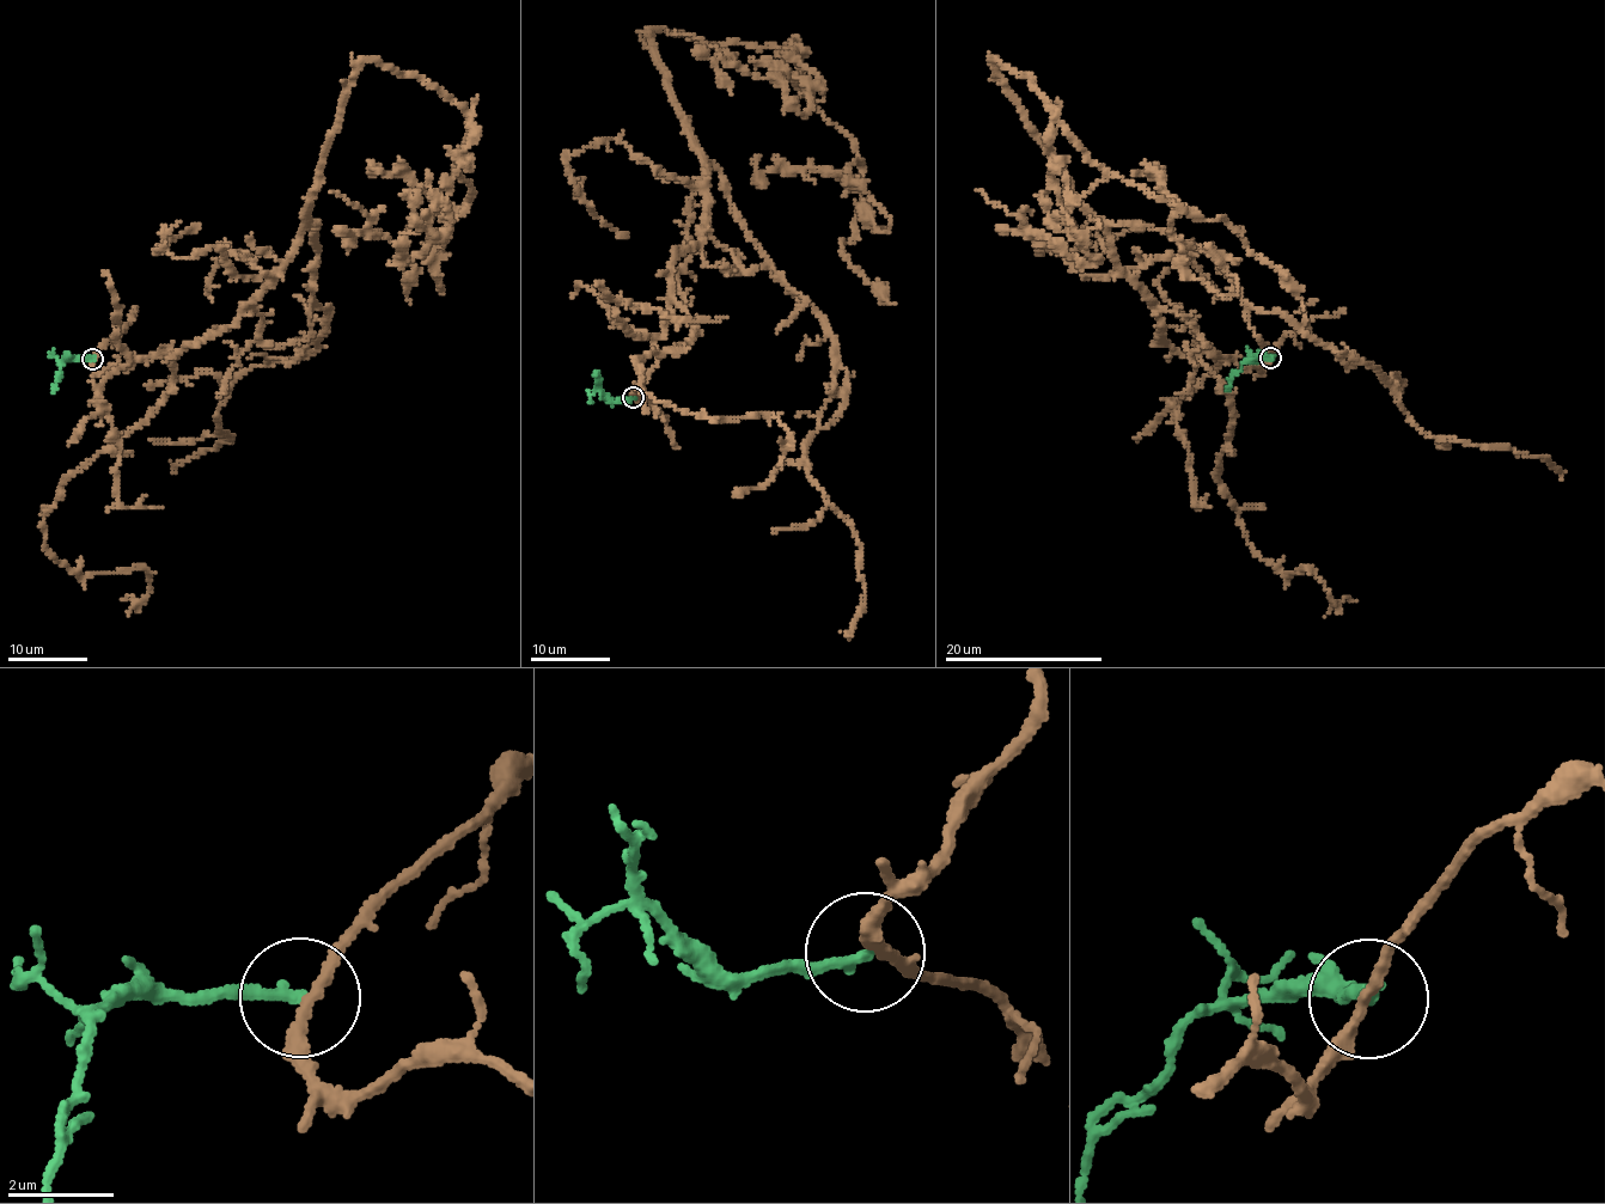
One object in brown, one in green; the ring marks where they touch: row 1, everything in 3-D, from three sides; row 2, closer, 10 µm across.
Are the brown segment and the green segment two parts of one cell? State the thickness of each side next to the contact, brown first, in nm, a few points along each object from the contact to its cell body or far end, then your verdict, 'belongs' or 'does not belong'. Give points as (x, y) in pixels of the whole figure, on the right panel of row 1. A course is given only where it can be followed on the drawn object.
200 nm thick on the brown side, 220 nm on the other; brown runs (1270, 359), (1261, 372), (1173, 352), (993, 60), (1033, 78), (1093, 162), (1240, 226), (1304, 310); green runs (1270, 359), (1250, 358), (1230, 379), (1227, 389); does not belong

